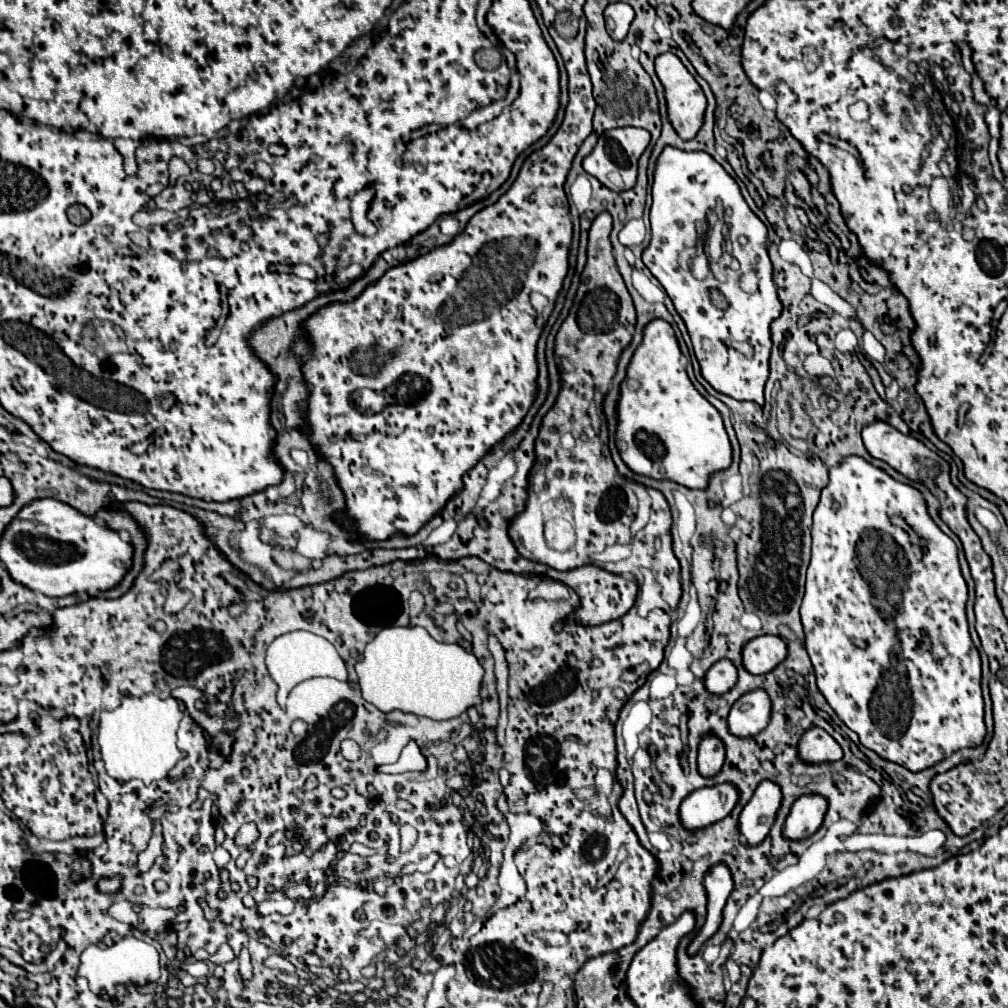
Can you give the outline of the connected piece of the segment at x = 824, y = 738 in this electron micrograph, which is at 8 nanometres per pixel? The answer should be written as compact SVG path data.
M819 726L809 728L801 736L799 752L801 752L801 760L805 760L809 764L837 762L837 760L843 758L843 750L841 750L839 742Z

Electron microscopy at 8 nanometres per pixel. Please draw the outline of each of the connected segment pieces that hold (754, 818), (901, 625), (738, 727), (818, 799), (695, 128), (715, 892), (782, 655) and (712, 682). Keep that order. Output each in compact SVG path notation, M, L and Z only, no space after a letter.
M763 780L757 786L751 802L743 808L739 816L739 830L749 844L755 846L769 834L775 816L781 808L781 802L783 802L783 792L779 784Z
M849 456L841 462L841 466L829 468L829 484L821 490L819 506L813 514L813 556L807 570L805 598L801 604L801 622L805 628L805 648L813 662L817 674L817 686L827 702L833 706L837 716L859 734L863 746L875 750L881 758L897 762L911 772L925 770L935 762L943 760L951 752L967 746L977 746L985 736L983 722L983 696L981 696L981 658L977 648L969 636L969 624L965 616L967 602L967 584L961 574L959 556L955 542L931 520L927 514L925 500L919 490L909 484L897 482L881 468L869 464L859 456Z
M757 688L745 692L729 712L729 730L735 736L747 738L761 732L771 720L771 698L765 690Z
M803 794L801 798L797 798L783 828L785 838L801 840L811 836L823 824L827 806L829 802L821 794Z
M665 52L665 54L657 56L655 72L657 72L661 84L665 86L667 112L669 112L669 120L671 120L673 128L677 130L677 134L683 140L691 140L699 132L703 118L705 118L705 108L707 108L707 98L705 98L701 86L697 84L697 80L689 74L689 70L683 66L683 62L673 52Z
M715 864L707 874L705 874L705 890L707 890L707 896L709 896L709 902L707 902L707 920L701 928L701 932L697 934L697 938L689 944L689 954L697 954L697 950L701 948L701 944L711 938L719 924L721 924L721 912L723 912L723 906L733 890L733 876L731 876L731 870L725 866L725 864Z
M759 636L745 644L743 664L751 674L767 674L787 658L787 642L781 636Z
M723 658L705 674L705 686L713 694L725 694L737 684L737 668L731 660Z

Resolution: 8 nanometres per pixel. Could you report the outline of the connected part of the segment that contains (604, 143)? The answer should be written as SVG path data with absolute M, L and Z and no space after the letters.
M643 128L605 130L599 136L599 142L593 148L593 152L583 160L583 168L587 170L587 174L595 176L603 186L607 186L613 192L629 190L637 182L637 162L639 162L641 154L645 152L645 148L649 146L649 140L651 140L651 136Z

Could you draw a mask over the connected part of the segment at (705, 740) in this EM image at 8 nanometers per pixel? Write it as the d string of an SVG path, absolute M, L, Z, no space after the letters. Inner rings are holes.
M713 732L705 734L699 742L699 772L703 776L715 776L725 760L725 744L721 742L721 738Z

